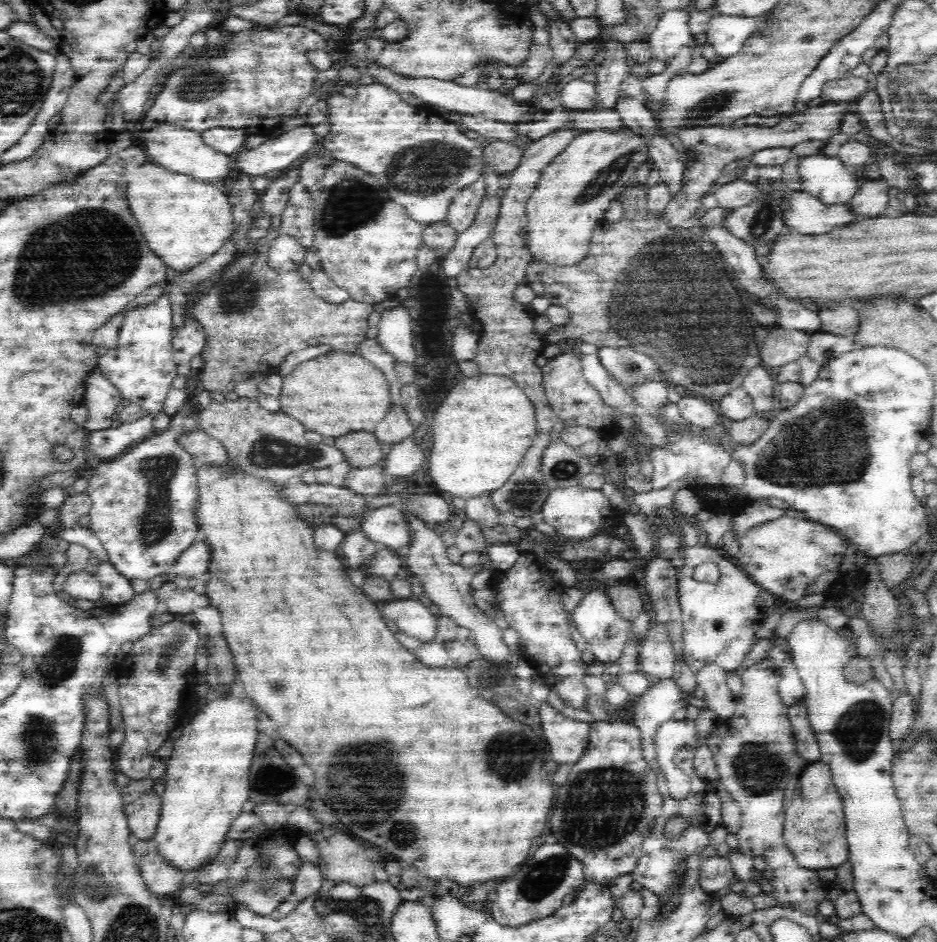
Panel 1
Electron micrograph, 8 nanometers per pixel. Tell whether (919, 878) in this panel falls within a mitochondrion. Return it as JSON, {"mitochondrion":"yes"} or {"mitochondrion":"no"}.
{"mitochondrion":"no"}

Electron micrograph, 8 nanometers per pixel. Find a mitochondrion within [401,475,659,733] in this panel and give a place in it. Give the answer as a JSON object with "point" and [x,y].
{"point":[523,497]}

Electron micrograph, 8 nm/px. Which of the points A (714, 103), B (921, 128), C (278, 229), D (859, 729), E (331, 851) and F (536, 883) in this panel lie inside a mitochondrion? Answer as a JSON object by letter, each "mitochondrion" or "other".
{"A":"mitochondrion","B":"mitochondrion","C":"other","D":"mitochondrion","E":"other","F":"mitochondrion"}

